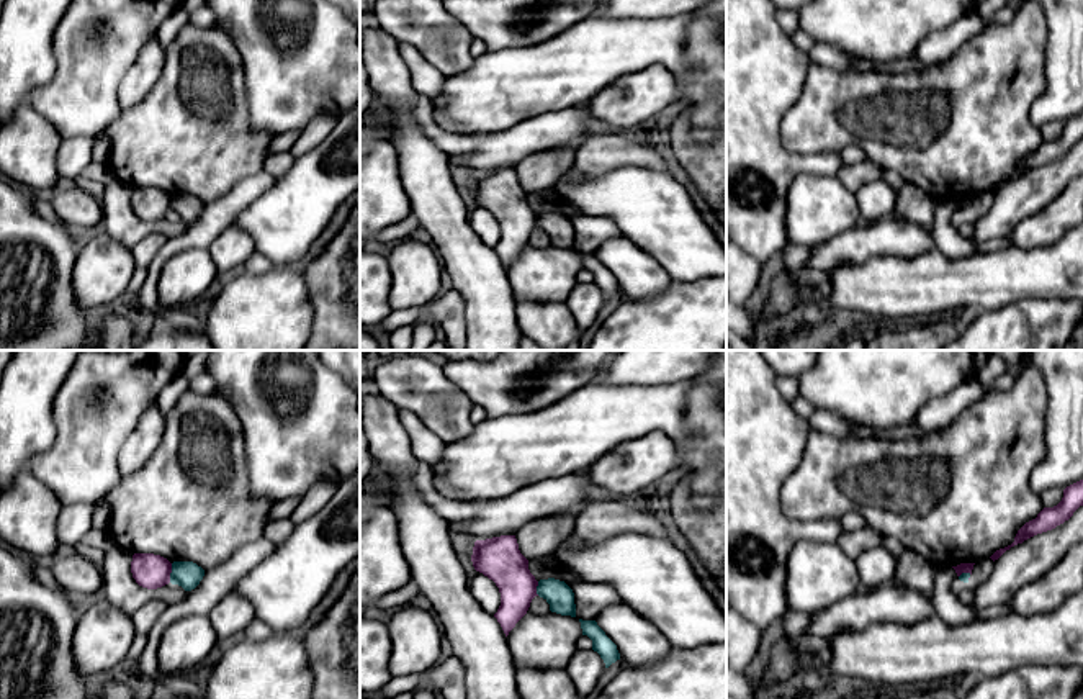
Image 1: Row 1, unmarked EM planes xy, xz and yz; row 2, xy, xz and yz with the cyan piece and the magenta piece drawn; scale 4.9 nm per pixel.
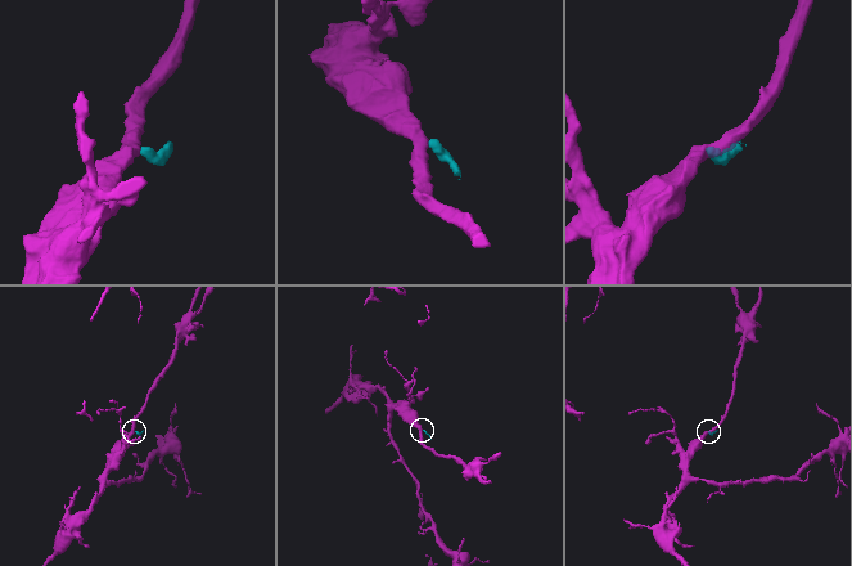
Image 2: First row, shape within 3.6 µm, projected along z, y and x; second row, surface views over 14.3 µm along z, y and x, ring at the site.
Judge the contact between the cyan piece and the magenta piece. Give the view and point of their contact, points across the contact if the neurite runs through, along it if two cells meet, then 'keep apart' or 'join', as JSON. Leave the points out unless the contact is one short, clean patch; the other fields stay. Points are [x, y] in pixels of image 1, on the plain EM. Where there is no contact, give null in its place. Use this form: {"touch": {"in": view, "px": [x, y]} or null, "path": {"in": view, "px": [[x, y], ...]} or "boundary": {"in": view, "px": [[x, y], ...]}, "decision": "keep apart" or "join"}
{"touch": {"in": "xy", "px": [170, 207]}, "boundary": {"in": "xy", "px": [[172, 197], [169, 215]]}, "decision": "keep apart"}

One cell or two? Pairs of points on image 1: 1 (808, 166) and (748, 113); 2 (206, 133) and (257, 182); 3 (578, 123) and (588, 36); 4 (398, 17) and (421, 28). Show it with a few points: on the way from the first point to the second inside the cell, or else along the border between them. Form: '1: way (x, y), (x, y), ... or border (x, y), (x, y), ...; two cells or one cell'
1: way (790, 164), (754, 131); one cell
2: border (262, 169), (241, 179), (220, 197); two cells
3: border (588, 103), (547, 110), (542, 115); two cells
4: way (403, 17), (409, 17), (416, 23); one cell

